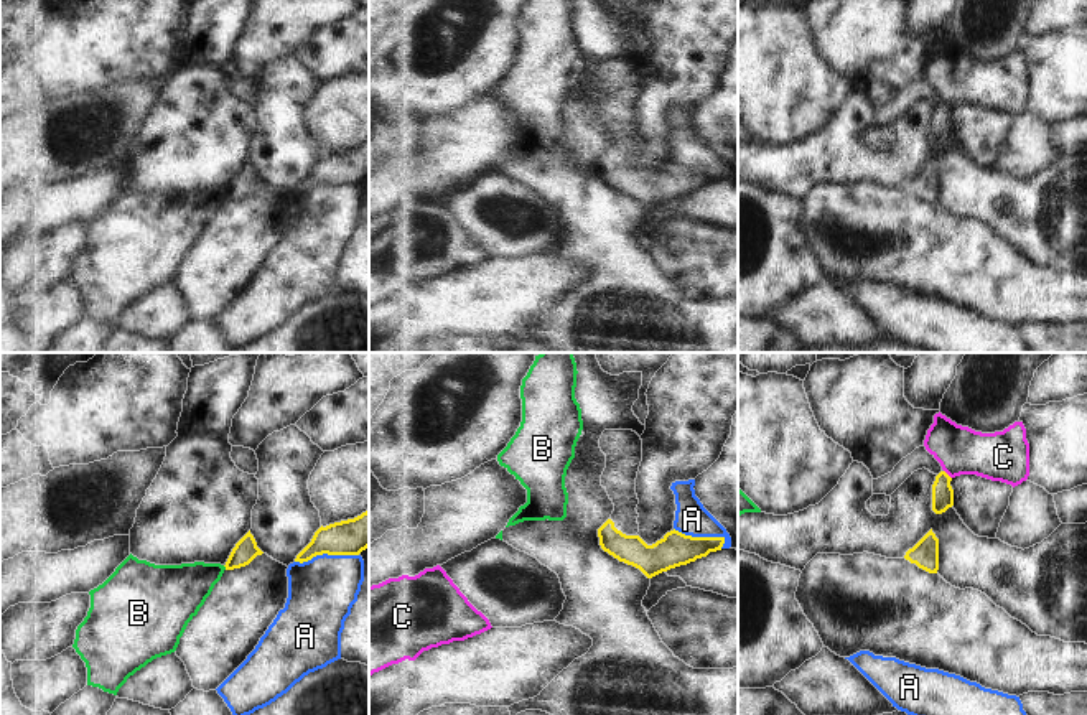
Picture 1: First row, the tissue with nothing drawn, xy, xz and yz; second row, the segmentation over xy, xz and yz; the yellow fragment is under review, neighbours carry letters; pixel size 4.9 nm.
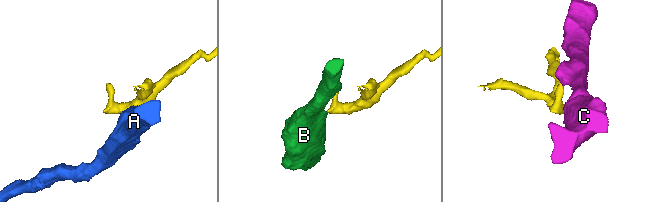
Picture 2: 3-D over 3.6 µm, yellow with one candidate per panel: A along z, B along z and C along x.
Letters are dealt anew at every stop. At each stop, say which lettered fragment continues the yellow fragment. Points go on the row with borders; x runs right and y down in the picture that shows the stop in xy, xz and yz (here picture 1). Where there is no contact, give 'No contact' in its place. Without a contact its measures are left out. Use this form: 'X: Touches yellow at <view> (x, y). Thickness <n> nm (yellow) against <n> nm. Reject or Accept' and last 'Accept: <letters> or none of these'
A: Touches yellow at xy (326, 552). Thickness 180 nm (yellow) against 320 nm. Reject
B: Touches yellow at xy (224, 565). Thickness 110 nm (yellow) against 260 nm. Reject
C: Touches yellow at yz (947, 475). Thickness 110 nm (yellow) against 240 nm. Reject
Accept: none of these.

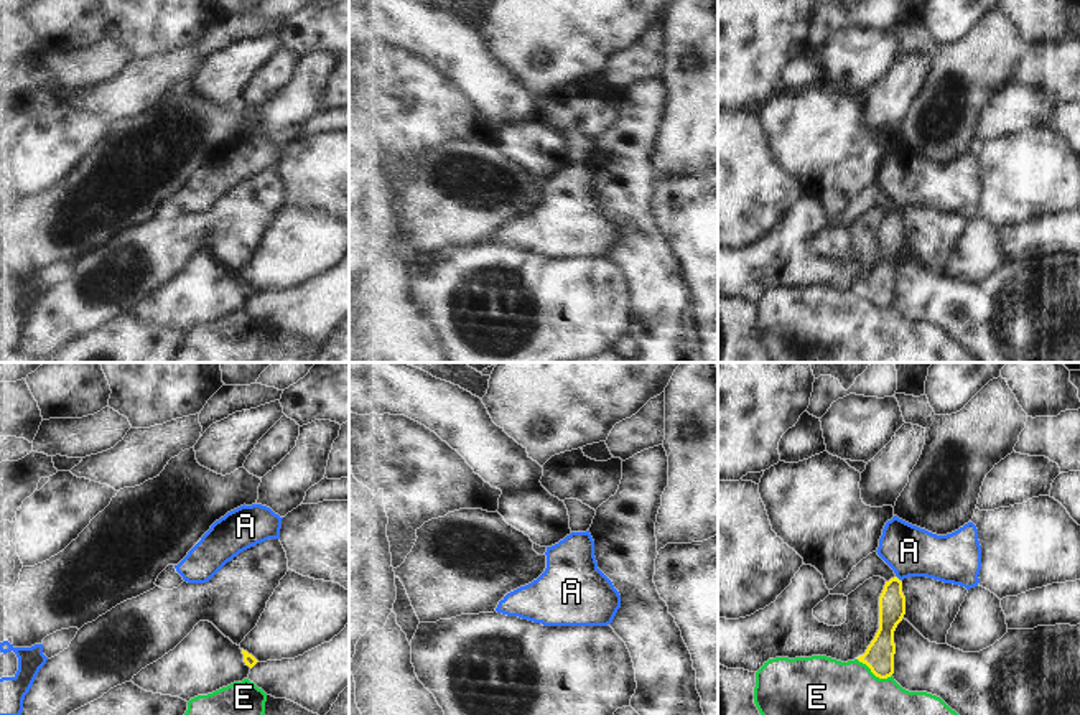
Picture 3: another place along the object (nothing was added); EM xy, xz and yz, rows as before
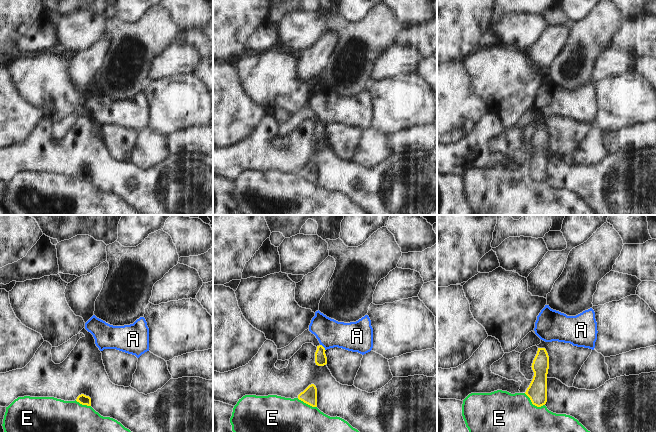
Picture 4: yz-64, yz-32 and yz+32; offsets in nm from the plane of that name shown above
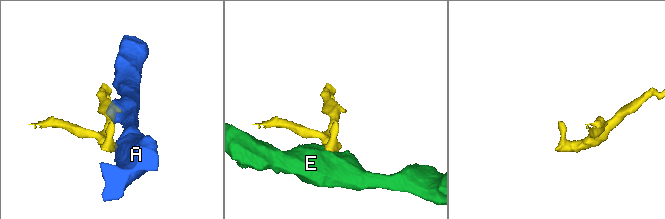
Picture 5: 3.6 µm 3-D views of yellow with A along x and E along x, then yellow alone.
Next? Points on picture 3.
A: Touches yellow at yz (898, 579). Thickness 130 nm (yellow) against 240 nm. Reject
E: Touches yellow at yz (875, 674). Thickness 140 nm (yellow) against 280 nm. Reject
Accept: none of these.

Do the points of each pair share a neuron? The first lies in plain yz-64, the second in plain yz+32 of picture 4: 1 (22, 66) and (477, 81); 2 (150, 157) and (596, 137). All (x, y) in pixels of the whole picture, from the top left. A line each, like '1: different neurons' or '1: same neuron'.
1: same neuron
2: same neuron

